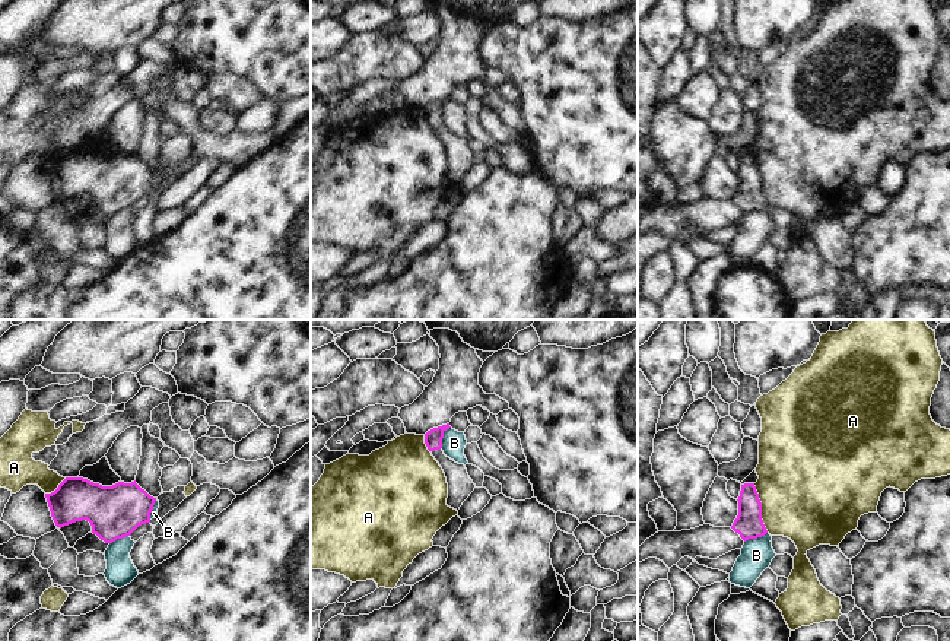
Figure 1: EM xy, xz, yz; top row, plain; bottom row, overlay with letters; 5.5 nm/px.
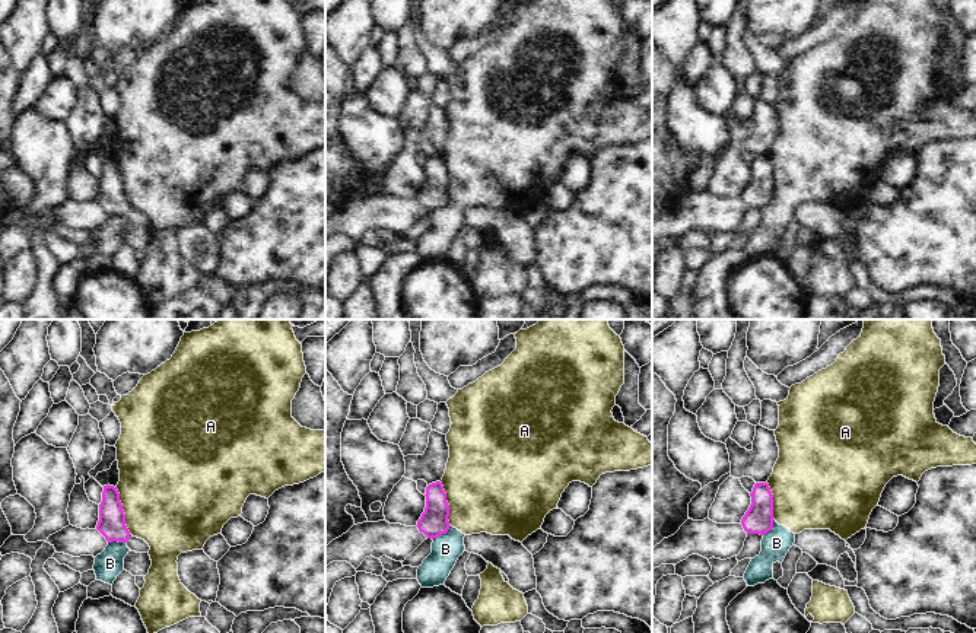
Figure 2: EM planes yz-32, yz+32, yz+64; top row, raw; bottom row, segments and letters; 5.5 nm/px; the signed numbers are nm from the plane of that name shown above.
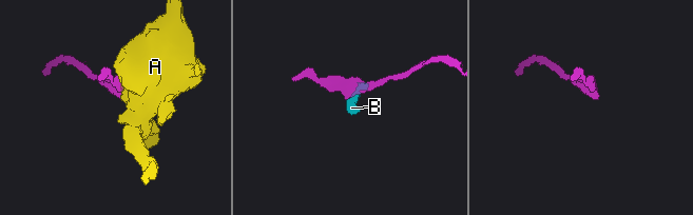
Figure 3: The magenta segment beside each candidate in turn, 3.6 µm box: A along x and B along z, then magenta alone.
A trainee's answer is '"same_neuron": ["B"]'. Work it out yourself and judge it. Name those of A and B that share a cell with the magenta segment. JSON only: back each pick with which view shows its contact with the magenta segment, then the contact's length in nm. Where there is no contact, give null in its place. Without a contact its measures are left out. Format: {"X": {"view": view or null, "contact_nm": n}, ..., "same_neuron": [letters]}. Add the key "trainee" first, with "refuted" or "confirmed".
{"trainee": "refuted", "same_neuron": []}

